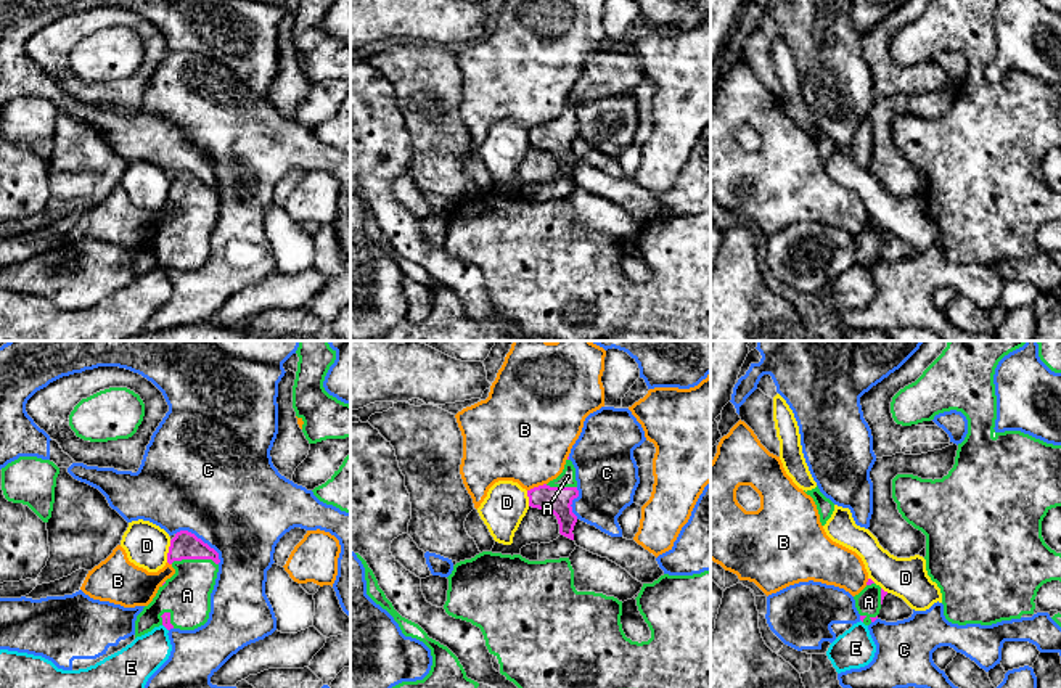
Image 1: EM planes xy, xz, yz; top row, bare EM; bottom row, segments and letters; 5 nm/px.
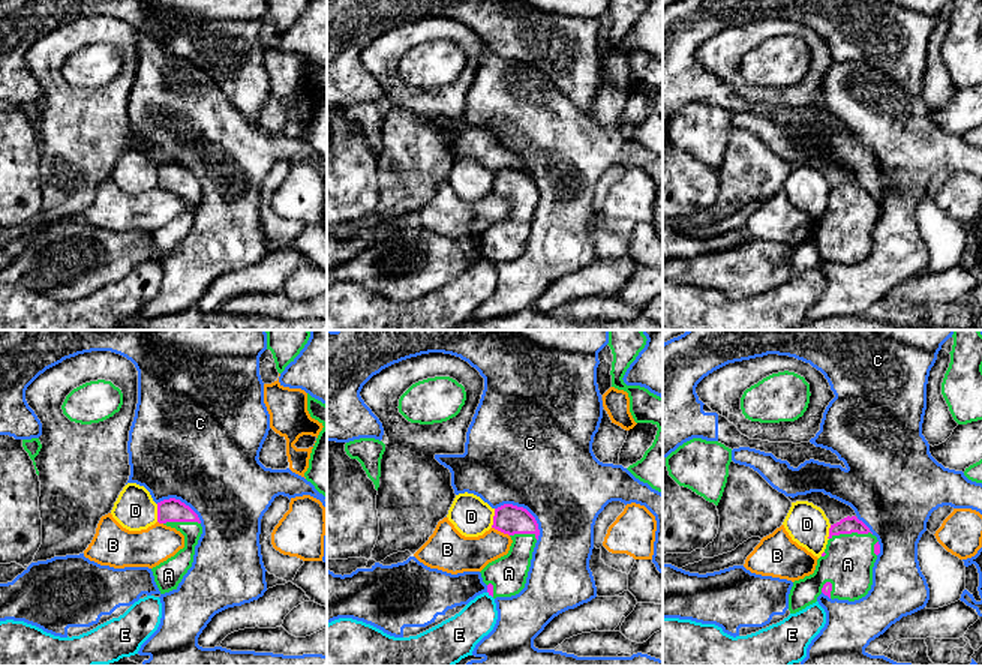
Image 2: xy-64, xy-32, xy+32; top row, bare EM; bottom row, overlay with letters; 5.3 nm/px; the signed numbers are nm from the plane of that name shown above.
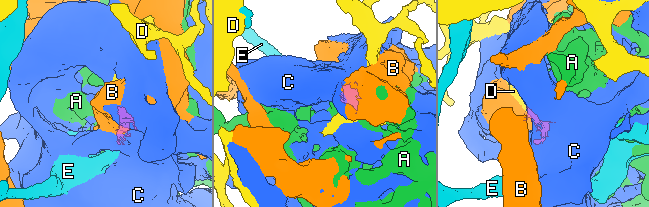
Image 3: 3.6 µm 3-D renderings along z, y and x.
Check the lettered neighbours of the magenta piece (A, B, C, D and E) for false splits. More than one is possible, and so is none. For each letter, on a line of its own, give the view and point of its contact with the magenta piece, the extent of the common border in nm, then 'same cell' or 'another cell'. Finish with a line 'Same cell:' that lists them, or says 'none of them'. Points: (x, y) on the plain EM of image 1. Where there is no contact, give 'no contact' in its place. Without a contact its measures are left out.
A: xy (195, 198) | 240 nm | same cell
B: xz (536, 127) | 100 nm | another cell
C: xy (200, 179) | 280 nm | another cell
D: xy (169, 192) | 110 nm | another cell
E: xy (164, 266) | 50 nm | another cell
Same cell: A

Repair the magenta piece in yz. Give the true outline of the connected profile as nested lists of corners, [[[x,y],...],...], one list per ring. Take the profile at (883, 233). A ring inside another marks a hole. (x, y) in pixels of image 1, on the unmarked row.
[[[868,219],[866,227],[854,236],[860,260],[865,265],[870,265],[878,259],[886,235],[887,231],[884,231],[879,225]]]

